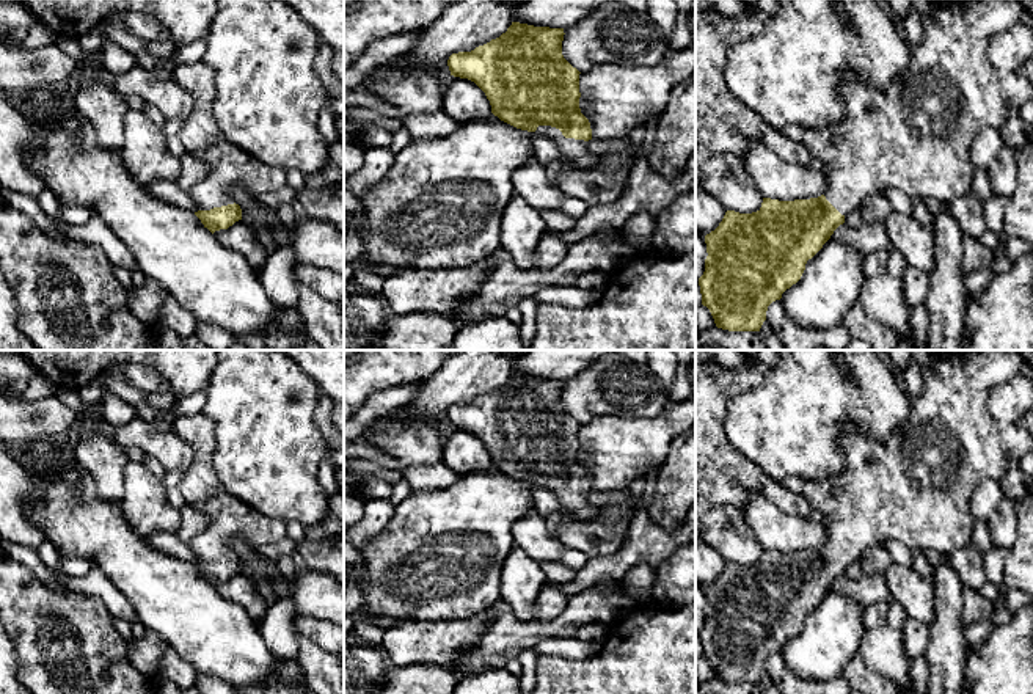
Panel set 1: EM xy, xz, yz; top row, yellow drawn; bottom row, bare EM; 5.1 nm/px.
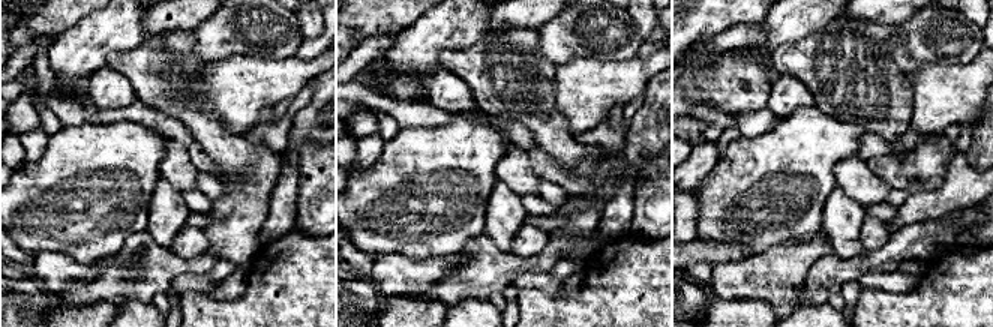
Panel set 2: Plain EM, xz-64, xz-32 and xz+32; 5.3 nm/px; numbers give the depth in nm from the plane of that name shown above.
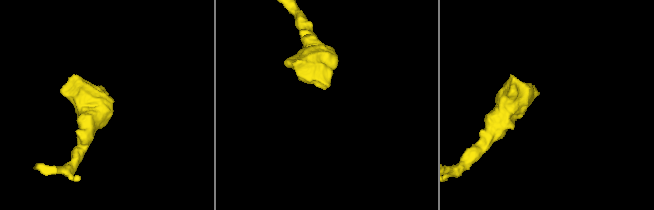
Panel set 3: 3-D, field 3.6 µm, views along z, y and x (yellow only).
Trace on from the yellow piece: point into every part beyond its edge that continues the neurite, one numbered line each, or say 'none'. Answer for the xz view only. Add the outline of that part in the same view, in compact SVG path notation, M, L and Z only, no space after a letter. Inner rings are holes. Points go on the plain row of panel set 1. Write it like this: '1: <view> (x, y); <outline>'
1: xz (575, 503); M538 477L537 484L551 490L559 498L567 515L579 521L592 521L598 517L600 509L589 504L587 493L565 490L559 480L551 477Z

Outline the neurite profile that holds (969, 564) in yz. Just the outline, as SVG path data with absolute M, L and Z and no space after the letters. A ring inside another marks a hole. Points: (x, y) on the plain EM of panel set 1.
M973 545L947 553L944 557L953 565L962 586L980 590L987 583L984 557Z

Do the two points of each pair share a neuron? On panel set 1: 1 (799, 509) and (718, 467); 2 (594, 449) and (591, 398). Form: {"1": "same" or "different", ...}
{"1": "same", "2": "different"}

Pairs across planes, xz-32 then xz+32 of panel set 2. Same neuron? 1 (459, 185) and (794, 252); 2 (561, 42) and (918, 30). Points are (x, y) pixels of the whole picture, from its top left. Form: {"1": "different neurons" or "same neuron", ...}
{"1": "different neurons", "2": "same neuron"}

